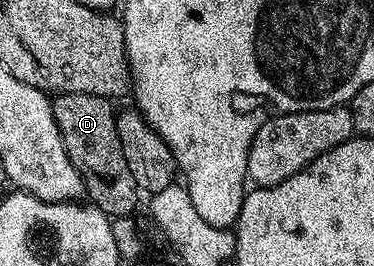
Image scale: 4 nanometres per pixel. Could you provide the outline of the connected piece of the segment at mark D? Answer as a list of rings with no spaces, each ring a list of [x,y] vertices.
[[[58,94],[52,99],[55,124],[59,124],[59,132],[63,136],[63,148],[67,148],[67,156],[71,156],[71,164],[81,173],[85,185],[85,194],[92,205],[98,206],[110,219],[129,218],[137,206],[139,191],[135,184],[135,176],[131,176],[131,168],[127,168],[127,159],[123,156],[123,144],[119,144],[117,131],[117,114],[113,110],[114,103],[107,98],[94,94]]]

